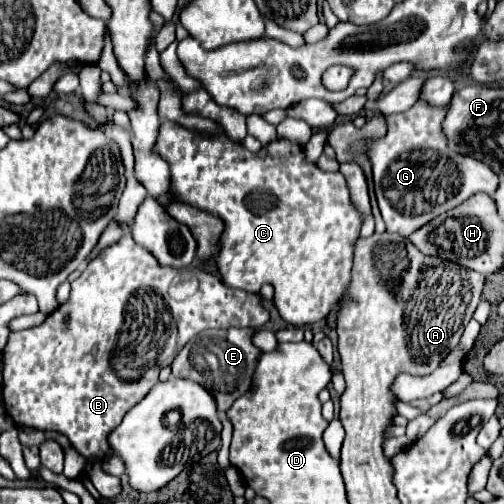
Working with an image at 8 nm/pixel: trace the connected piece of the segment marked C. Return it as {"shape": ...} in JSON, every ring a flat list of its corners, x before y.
{"shape":[[170,120,163,121,160,126,156,151,172,165,172,181,176,185,176,193,180,193,180,197,184,197,184,201,188,201,190,205,196,205,200,209,208,209,208,213,216,213,216,215,220,215,224,219,224,249,220,251,220,257,218,257,218,271,220,271,220,275,222,275,226,285,230,285,234,289,248,291,248,293,258,293,264,283,270,283,274,287,274,305,276,305,280,317,286,323,296,325,296,327,312,325,312,323,318,323,318,321,328,317,330,309,342,299,344,291,350,285,354,245,356,245,356,237,360,237,360,227,362,227,360,211,354,207,354,203,350,199,346,179,344,179,344,175,340,171,328,173,328,171,322,171,316,163,306,161,302,145,296,143,296,141,290,141,290,139,272,141,272,151,270,151,270,145,266,145,258,153,250,153,248,149,244,149,242,143,236,143,236,141,228,139,226,135,222,135,222,139,216,139,216,135,212,135,212,133,192,131,192,129,182,127,180,123]]}

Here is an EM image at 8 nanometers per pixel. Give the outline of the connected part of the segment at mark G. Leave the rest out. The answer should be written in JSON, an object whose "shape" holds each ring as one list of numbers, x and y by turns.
{"shape":[[418,101,406,113,388,115,388,133,382,141,370,145,370,161,374,169,376,199,388,233,412,235,438,215,458,207,474,193,494,193,498,189,498,175,482,161,450,151,442,121,448,105,434,107]]}

